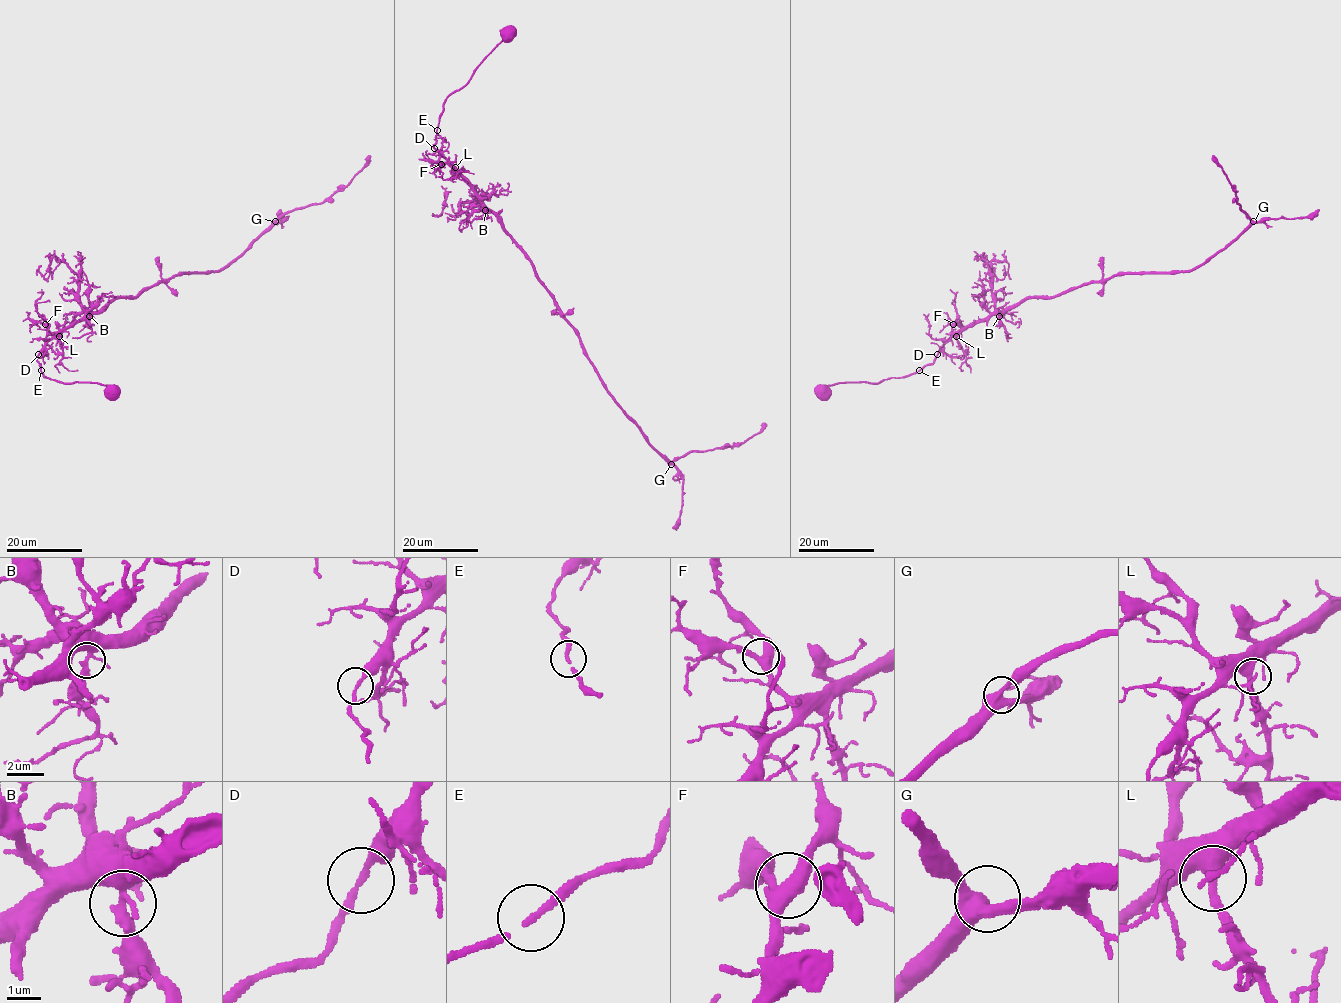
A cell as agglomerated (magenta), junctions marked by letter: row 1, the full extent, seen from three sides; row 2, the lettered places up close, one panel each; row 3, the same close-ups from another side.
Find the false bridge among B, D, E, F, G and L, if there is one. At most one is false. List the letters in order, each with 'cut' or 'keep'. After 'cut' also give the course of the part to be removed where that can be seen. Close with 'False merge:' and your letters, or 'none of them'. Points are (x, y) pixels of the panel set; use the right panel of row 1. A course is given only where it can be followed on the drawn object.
B: keep
D: keep
E: keep
F: keep
G: keep
L: keep
False merge: none of them

